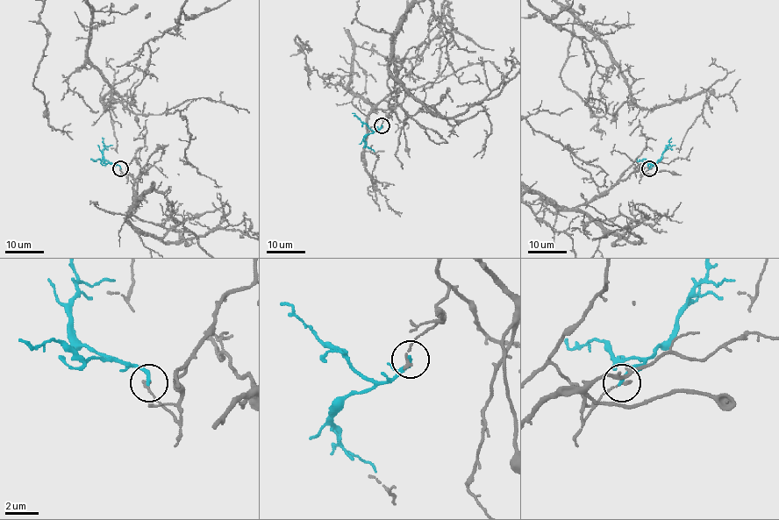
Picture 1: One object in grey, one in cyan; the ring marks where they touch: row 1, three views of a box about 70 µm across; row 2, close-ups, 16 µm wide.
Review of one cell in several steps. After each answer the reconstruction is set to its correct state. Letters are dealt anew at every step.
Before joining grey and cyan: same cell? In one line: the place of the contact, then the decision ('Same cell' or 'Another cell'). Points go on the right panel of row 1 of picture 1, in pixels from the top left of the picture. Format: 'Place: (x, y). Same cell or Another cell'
Place: (649, 168). Another cell

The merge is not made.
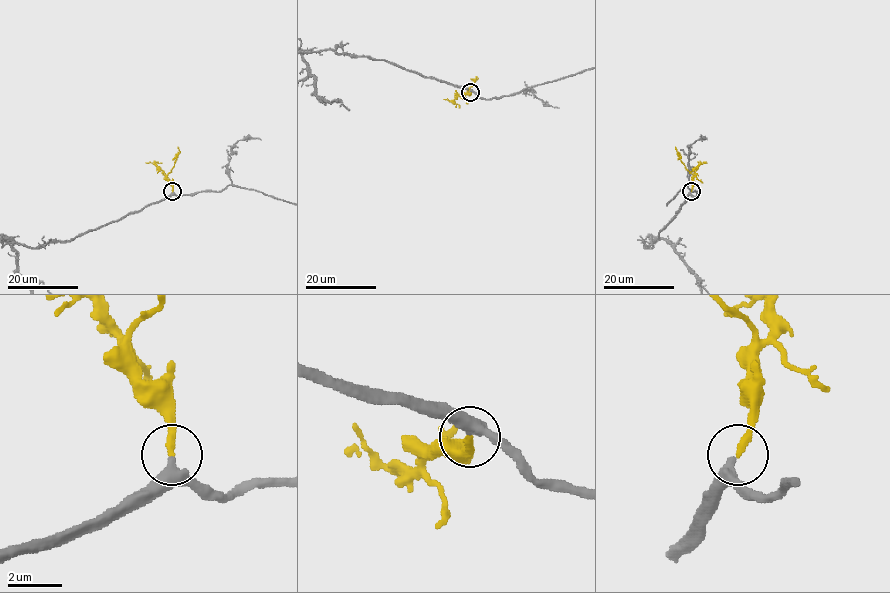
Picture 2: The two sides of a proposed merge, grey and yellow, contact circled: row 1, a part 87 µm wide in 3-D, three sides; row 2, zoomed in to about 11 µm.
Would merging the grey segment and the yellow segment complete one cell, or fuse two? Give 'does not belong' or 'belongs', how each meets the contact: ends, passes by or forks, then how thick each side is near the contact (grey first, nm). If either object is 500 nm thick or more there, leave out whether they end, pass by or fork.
belongs; grey passes by; yellow ends there; 340 nm thick on the grey side, 260 nm on the other

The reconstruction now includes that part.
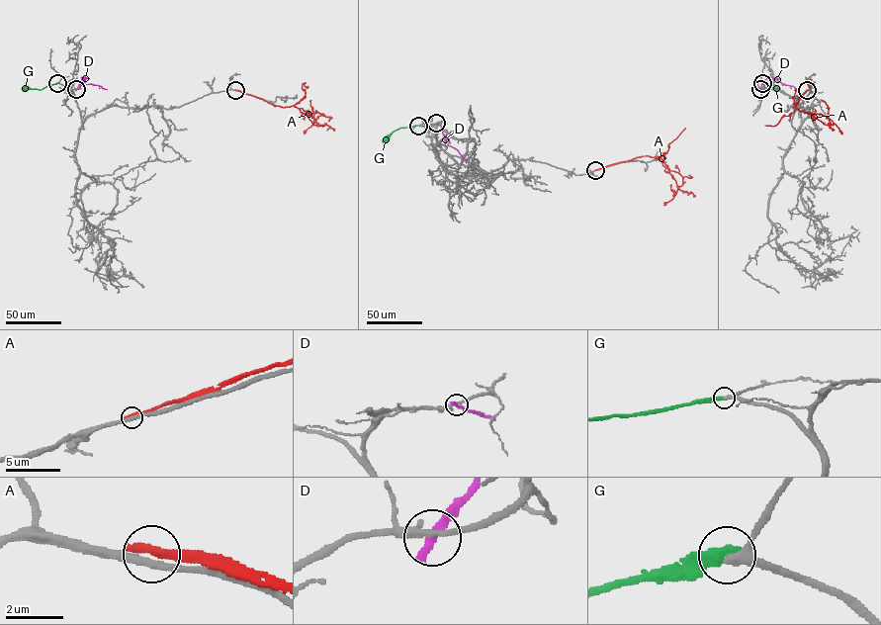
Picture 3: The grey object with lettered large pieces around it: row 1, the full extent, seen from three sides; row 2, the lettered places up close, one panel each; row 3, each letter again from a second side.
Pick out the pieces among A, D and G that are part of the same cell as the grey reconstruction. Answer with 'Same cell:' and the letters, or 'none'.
Same cell: G

